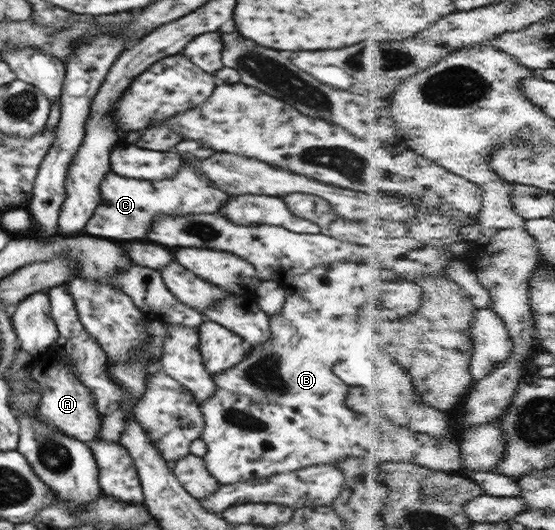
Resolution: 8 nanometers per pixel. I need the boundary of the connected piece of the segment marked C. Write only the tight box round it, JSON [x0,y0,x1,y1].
[84,164,230,240]

